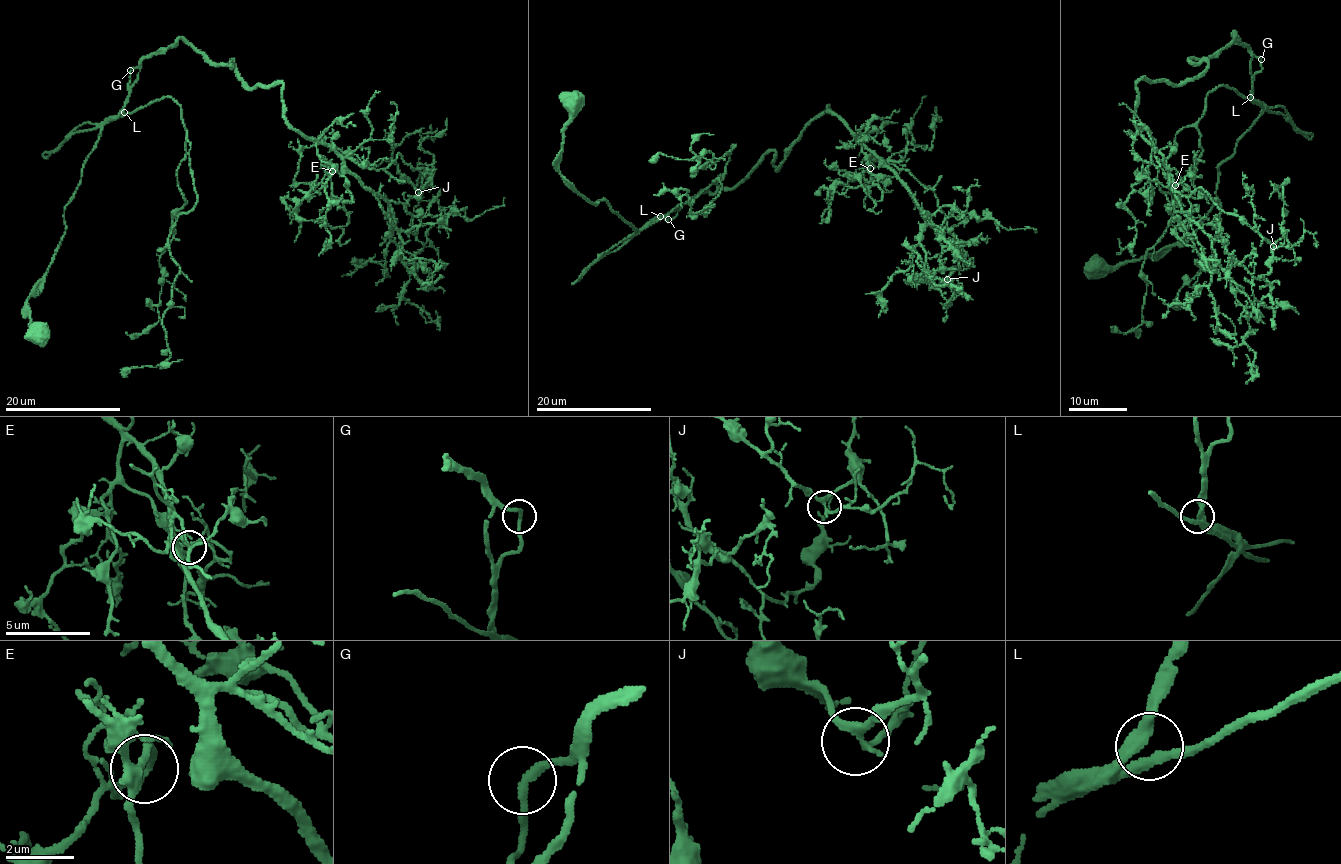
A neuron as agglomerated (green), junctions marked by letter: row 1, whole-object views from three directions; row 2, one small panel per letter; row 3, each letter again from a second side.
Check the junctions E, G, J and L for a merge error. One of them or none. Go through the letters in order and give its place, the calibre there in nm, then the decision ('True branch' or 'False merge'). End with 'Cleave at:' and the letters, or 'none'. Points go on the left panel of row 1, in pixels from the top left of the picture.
E: Place: (332, 171). Thickness 240 nm. True branch
G: Place: (130, 70). Thickness 200 nm. True branch
J: Place: (418, 192). Thickness 200 nm. True branch
L: Place: (124, 112). Thickness 300 nm. True branch
Cleave at: none

